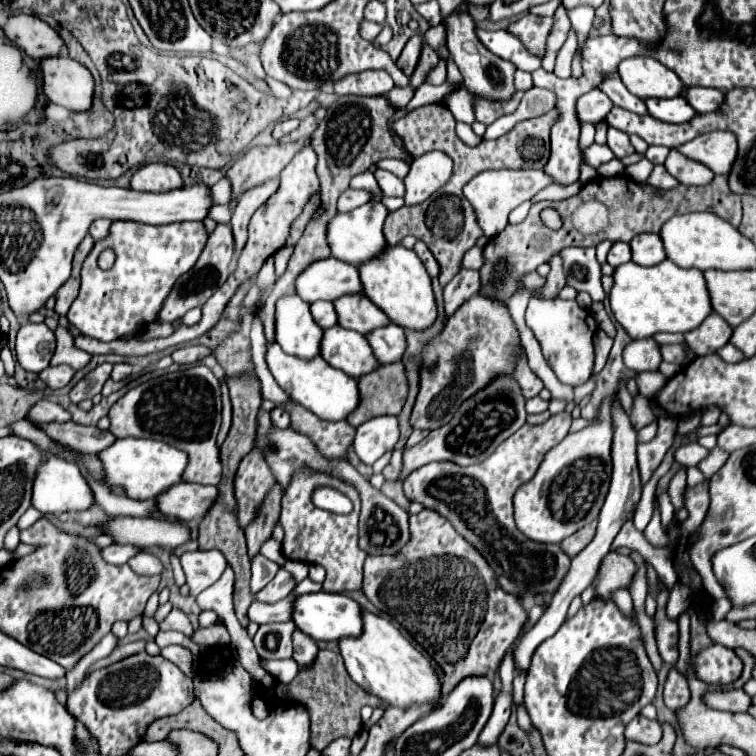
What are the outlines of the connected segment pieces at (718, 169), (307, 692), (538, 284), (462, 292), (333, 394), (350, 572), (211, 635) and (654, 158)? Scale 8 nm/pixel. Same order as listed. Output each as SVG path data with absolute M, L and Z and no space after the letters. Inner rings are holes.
M708 132L676 148L682 156L708 166L714 174L728 174L736 160L736 136L732 132Z
M320 650L312 668L298 672L298 676L292 680L292 684L288 688L288 698L294 702L300 702L310 712L310 720L312 720L310 744L312 744L312 748L316 748L320 752L332 740L342 738L342 736L354 738L362 730L362 718L360 718L362 706L368 704L372 708L382 708L382 710L388 708L382 700L376 700L376 696L372 696L372 694L364 692L362 688L356 688L356 684L352 684L352 678L348 676L344 662L340 660L340 654L330 652L330 650Z
M528 272L528 274L520 276L520 284L524 288L528 288L528 290L538 290L538 288L542 288L546 284L546 278L536 274L536 272Z
M462 268L444 288L444 312L452 316L468 298L480 292L480 272Z
M266 342L266 364L280 388L322 420L344 420L360 402L356 380L332 368L322 356L316 356L312 360L300 360L282 352L276 342Z
M300 468L294 474L294 480L282 498L280 524L284 528L284 542L282 542L284 556L292 560L302 560L308 564L324 566L326 568L324 592L360 590L362 564L366 560L366 552L358 548L358 514L360 514L360 496L352 486L328 474L318 474L310 468ZM324 486L334 488L342 492L344 496L348 496L354 504L354 510L348 516L340 516L340 514L332 514L328 510L316 508L312 502L312 494L316 488L324 488Z
M220 620L220 622L216 622L216 624L208 626L208 628L196 630L192 640L198 642L198 644L206 644L210 648L216 648L216 646L228 646L230 644L230 634L228 634L224 622Z
M650 146L644 156L646 156L652 164L664 164L668 152L670 152L670 150L668 150L666 146Z

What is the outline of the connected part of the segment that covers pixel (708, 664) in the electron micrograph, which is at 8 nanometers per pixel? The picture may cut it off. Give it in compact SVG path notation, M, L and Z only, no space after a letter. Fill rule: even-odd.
M712 644L694 656L692 670L698 680L706 684L730 684L742 674L742 660L734 650L722 644Z

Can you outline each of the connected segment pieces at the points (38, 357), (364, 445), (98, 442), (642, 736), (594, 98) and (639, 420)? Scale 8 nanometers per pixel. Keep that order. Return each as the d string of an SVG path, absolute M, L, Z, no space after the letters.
M24 324L16 336L16 358L26 372L40 372L48 368L54 354L56 338L46 324Z
M378 416L356 428L352 448L364 464L372 466L384 452L394 450L398 436L396 416Z
M72 420L62 424L40 424L40 430L44 430L54 442L60 442L62 446L82 452L82 454L98 454L106 446L110 446L116 438L106 430L98 430L96 426L82 426L74 424Z
M636 716L626 726L626 740L636 740L640 744L658 744L662 740L662 726L658 724L658 720Z
M600 90L586 92L584 96L580 96L580 100L576 100L576 112L580 116L580 122L604 120L612 106L612 100L608 100L608 96Z
M640 393L633 399L633 406L629 417L636 431L639 431L644 426L650 424L650 422L658 419L657 416L653 414L649 400Z

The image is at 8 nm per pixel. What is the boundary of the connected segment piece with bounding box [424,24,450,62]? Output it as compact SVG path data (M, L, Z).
M432 26L428 32L424 32L424 42L428 42L428 46L446 62L450 58L450 52L446 48L446 28L440 26Z

